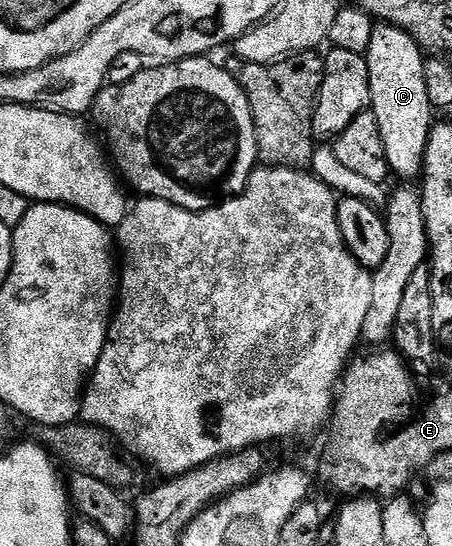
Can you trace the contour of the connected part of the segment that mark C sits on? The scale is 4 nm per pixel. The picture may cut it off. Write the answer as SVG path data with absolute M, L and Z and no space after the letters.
M377 24L366 57L370 68L370 109L382 131L389 171L395 177L397 174L400 180L419 179L424 173L426 144L434 125L430 96L426 96L425 51L406 32L402 32L402 28Z

